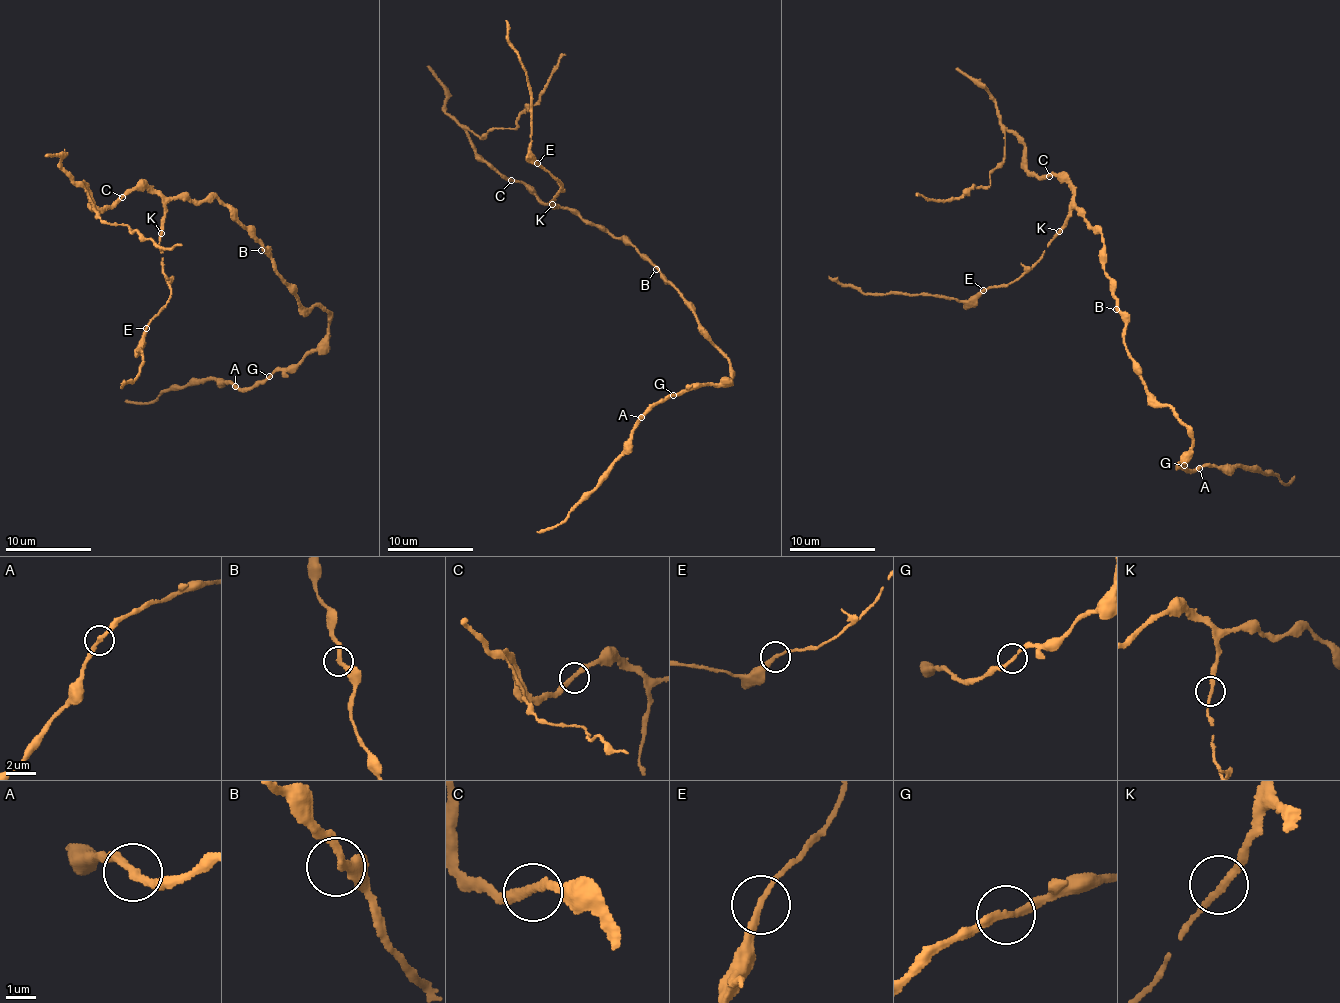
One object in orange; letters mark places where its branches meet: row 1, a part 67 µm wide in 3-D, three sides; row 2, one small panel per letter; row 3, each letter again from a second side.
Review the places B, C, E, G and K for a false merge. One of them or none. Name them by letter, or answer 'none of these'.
none of these

